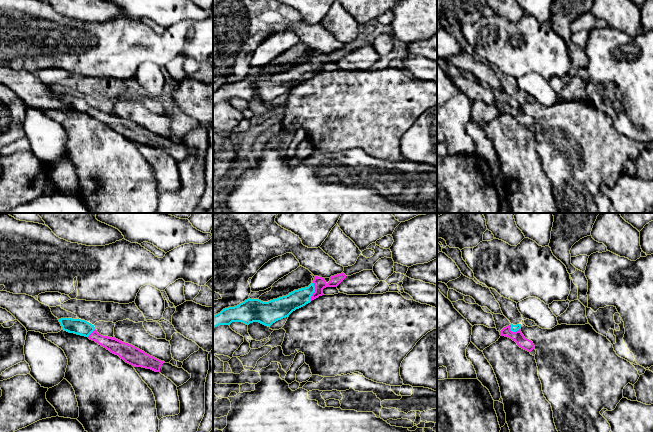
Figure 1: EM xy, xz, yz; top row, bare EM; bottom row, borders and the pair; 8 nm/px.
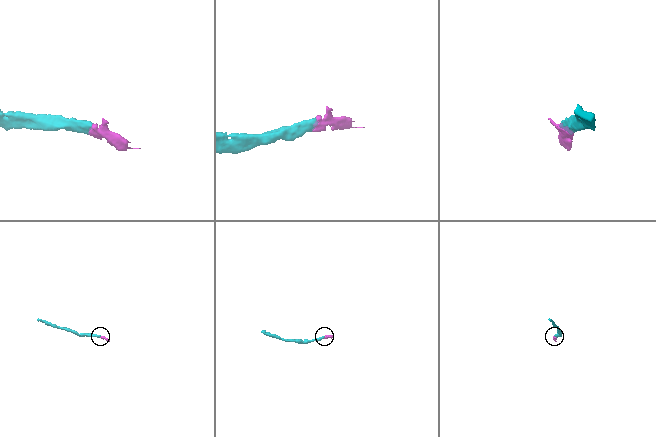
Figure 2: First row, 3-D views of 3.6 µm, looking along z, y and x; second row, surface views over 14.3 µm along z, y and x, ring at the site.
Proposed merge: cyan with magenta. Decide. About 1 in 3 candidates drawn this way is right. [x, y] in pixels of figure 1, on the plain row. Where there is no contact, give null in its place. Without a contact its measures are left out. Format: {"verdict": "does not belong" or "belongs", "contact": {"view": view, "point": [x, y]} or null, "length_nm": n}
{"verdict": "belongs", "contact": {"view": "xz", "point": [314, 67]}, "length_nm": 150}

